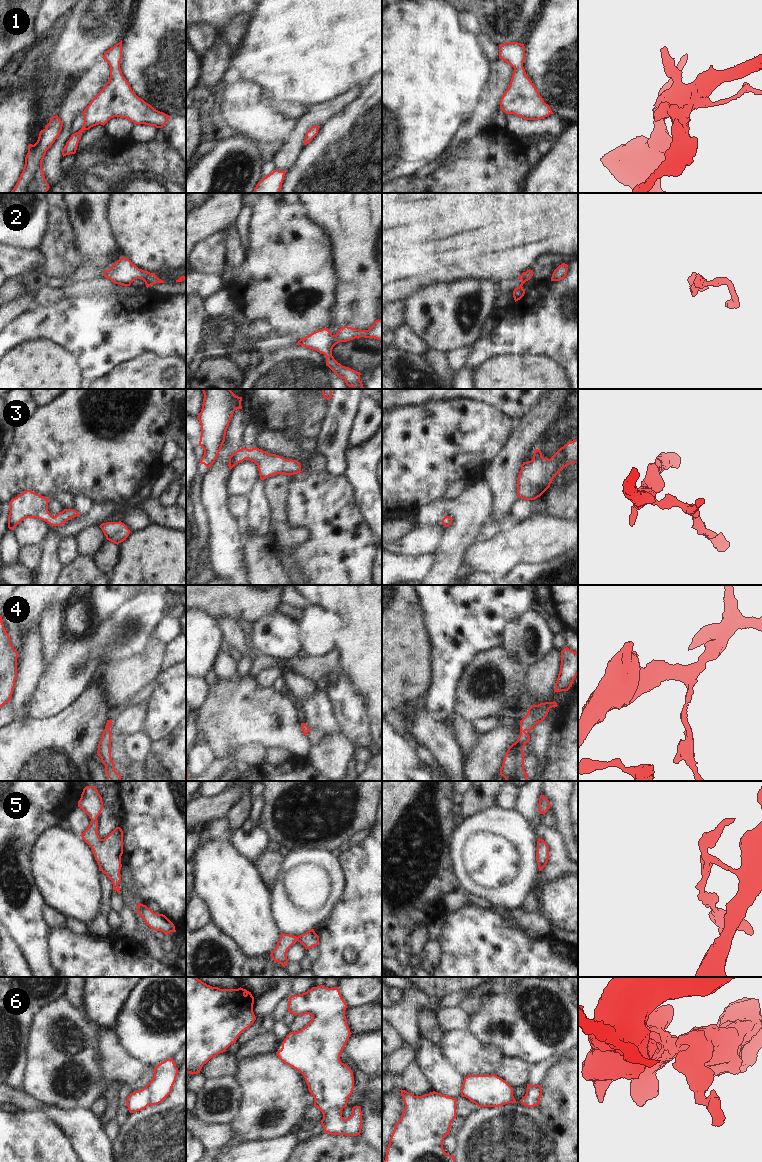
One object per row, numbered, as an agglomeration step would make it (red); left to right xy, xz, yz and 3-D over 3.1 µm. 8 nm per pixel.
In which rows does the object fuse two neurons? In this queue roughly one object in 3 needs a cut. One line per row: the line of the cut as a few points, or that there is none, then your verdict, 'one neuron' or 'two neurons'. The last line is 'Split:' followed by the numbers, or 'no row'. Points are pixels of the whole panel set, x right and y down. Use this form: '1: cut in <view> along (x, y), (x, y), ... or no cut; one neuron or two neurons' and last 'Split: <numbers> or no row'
1: no cut; one neuron
2: no cut; one neuron
3: no cut; one neuron
4: no cut; one neuron
5: no cut; one neuron
6: no cut; one neuron
Split: no row

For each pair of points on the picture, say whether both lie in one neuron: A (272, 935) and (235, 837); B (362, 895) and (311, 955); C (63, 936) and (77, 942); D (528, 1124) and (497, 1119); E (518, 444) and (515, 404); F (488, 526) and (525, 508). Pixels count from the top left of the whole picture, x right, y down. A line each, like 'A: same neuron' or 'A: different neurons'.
A: different neurons
B: different neurons
C: same neuron
D: same neuron
E: different neurons
F: same neuron

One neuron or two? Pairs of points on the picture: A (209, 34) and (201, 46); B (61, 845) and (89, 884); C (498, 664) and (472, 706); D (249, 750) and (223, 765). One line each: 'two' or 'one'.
A: one
B: one
C: one
D: one

